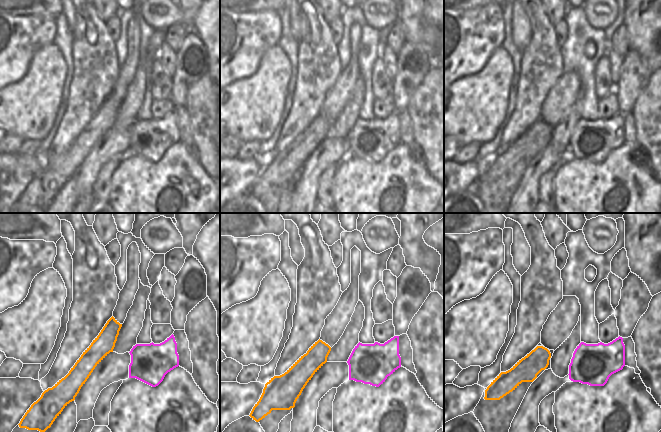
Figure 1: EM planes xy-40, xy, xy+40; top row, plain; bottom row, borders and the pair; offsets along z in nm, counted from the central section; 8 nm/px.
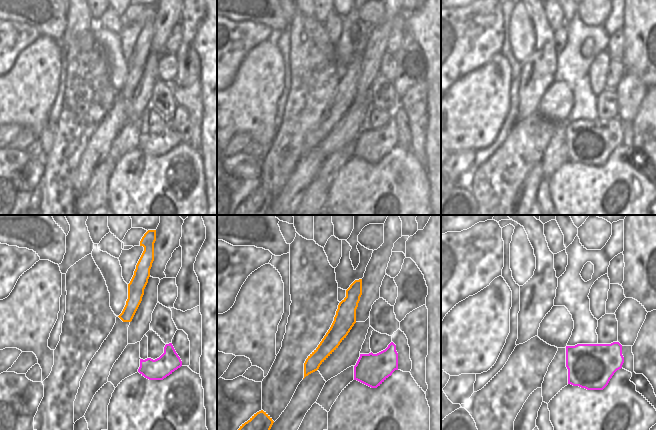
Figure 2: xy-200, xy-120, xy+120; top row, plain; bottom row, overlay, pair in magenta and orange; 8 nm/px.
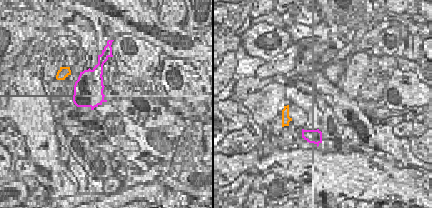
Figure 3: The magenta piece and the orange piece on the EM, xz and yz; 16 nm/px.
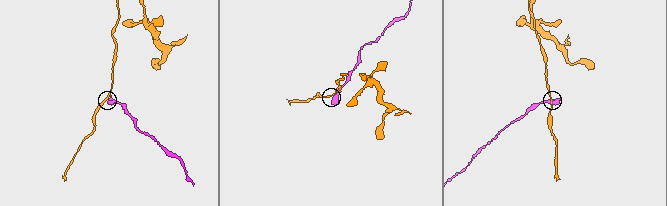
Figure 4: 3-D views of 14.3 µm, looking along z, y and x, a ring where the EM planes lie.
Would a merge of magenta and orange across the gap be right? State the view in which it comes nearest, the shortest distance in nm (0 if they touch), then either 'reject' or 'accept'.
view xy-40; gap 130 nm; reject

